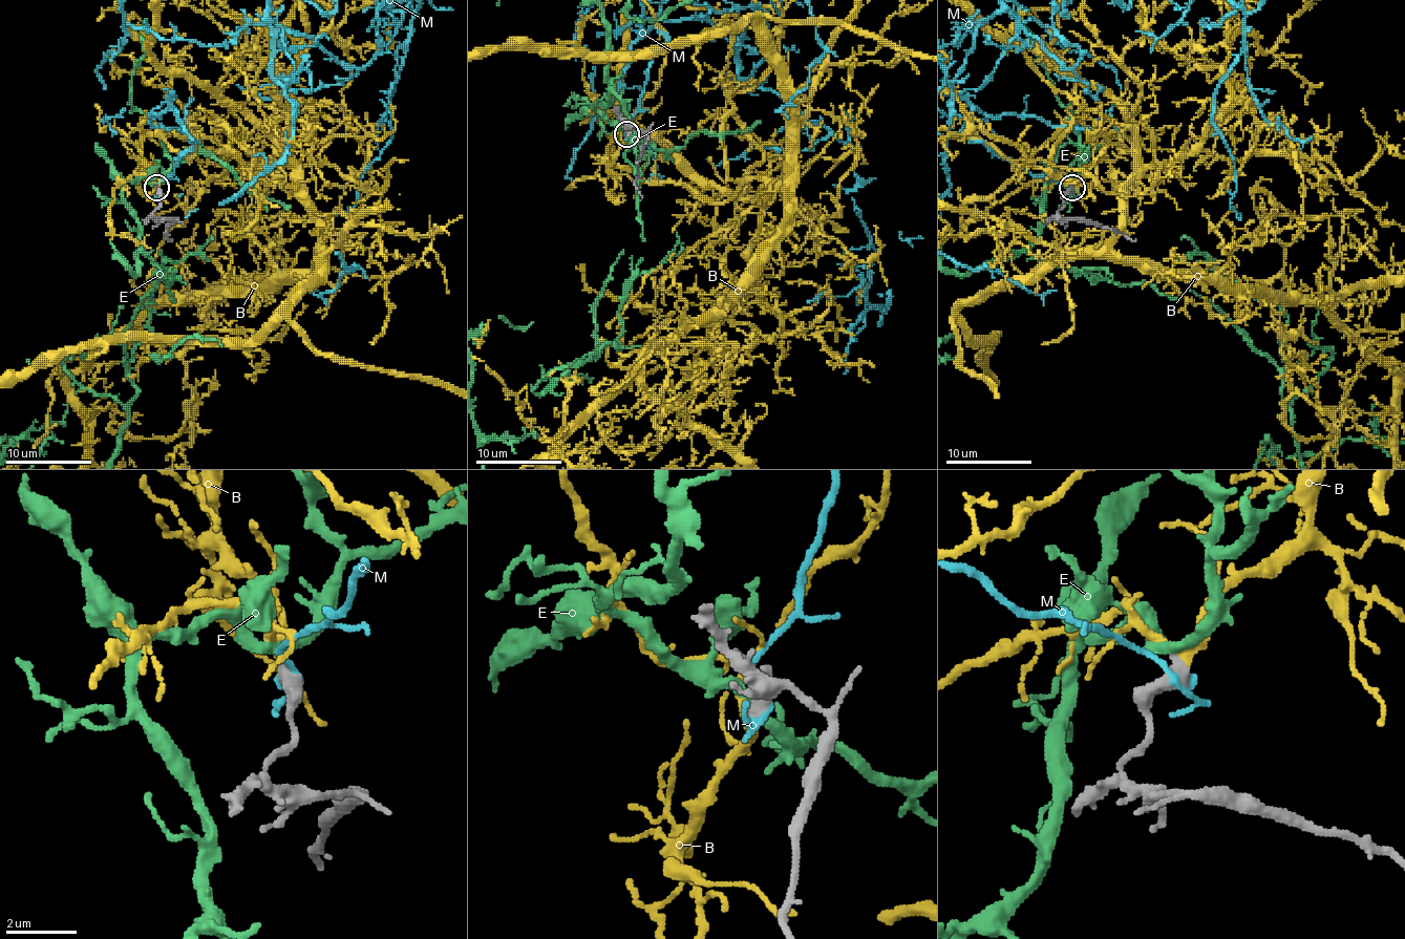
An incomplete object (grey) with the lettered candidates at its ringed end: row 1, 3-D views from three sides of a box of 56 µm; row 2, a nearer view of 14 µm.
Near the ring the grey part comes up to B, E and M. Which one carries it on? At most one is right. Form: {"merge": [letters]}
{"merge": ["B"]}

